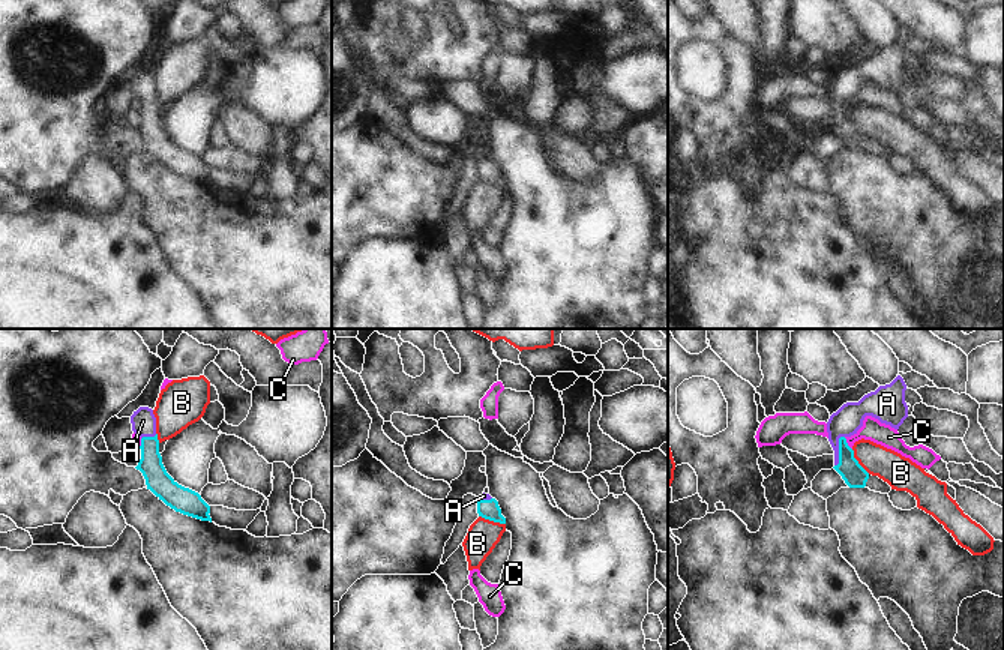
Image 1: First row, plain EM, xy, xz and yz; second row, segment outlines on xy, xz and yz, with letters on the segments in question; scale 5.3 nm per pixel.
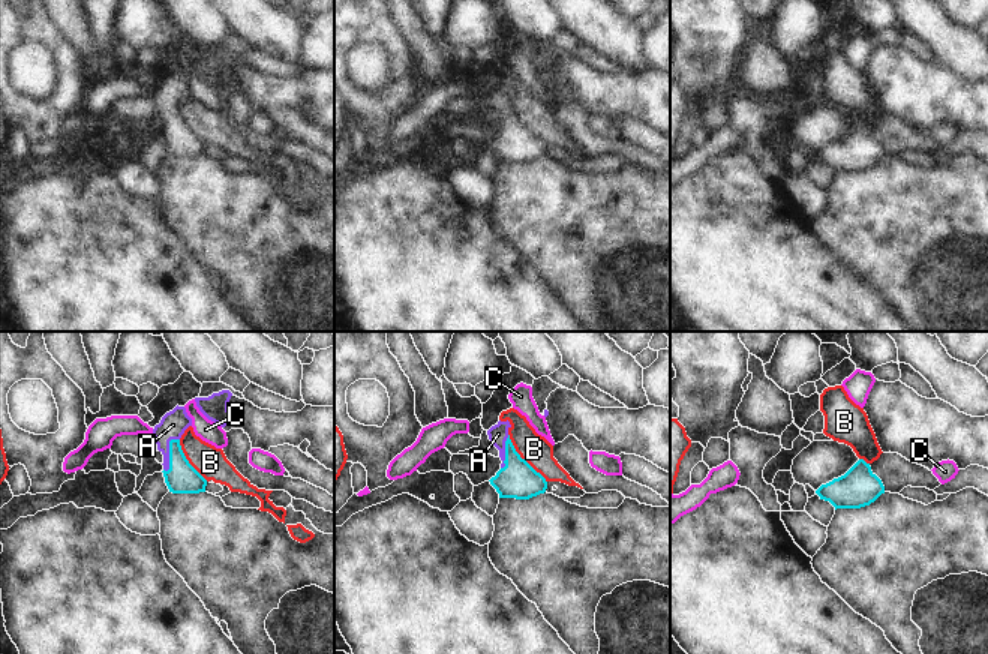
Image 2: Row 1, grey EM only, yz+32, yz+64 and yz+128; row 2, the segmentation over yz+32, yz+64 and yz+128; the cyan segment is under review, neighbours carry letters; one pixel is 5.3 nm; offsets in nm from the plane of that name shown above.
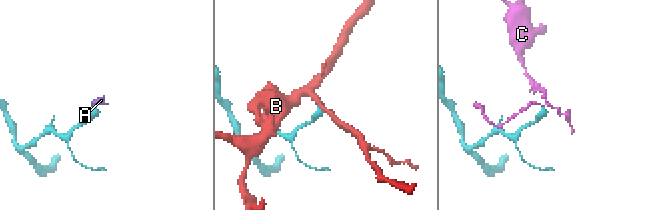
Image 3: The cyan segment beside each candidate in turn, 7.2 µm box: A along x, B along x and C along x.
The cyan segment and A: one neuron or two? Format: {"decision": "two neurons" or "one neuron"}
{"decision": "one neuron"}

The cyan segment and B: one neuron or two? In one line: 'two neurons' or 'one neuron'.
two neurons

